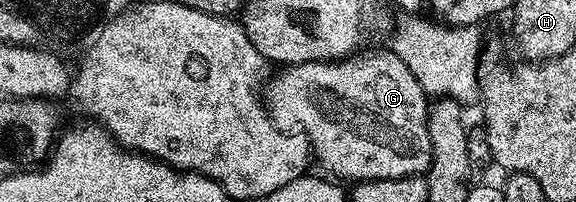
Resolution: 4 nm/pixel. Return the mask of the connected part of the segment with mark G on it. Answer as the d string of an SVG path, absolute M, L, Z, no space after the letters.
M391 50L365 51L336 62L320 60L282 67L281 76L274 80L272 77L263 88L263 103L273 125L290 134L300 130L309 142L316 163L318 160L326 173L342 176L337 177L342 181L390 180L428 173L431 162L431 134L427 130L430 97L423 86L419 86L415 74L411 74L409 65Z

